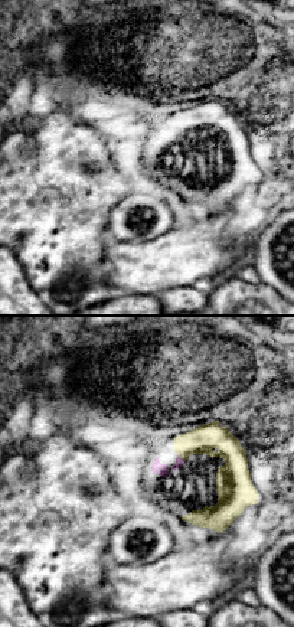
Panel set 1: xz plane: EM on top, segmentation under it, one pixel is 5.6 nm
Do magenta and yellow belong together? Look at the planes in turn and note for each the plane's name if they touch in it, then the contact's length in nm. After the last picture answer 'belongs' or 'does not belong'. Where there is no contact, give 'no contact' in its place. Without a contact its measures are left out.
meets magenta in xz; contact 60 nm long

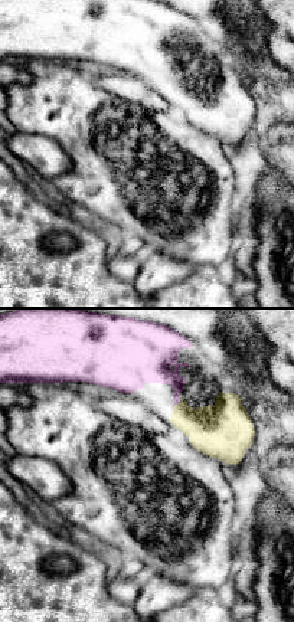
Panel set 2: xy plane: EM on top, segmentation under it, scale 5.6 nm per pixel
meets magenta in xy; contact 30 nm long

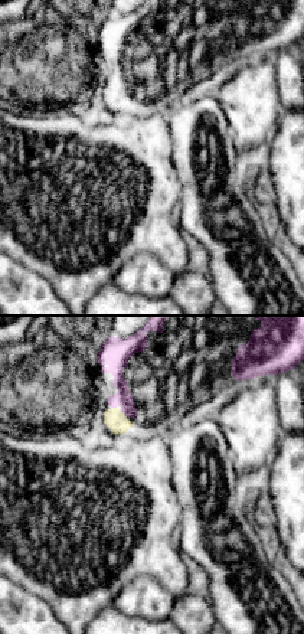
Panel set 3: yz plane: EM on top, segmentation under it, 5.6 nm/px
meets magenta in yz; contact 40 nm long

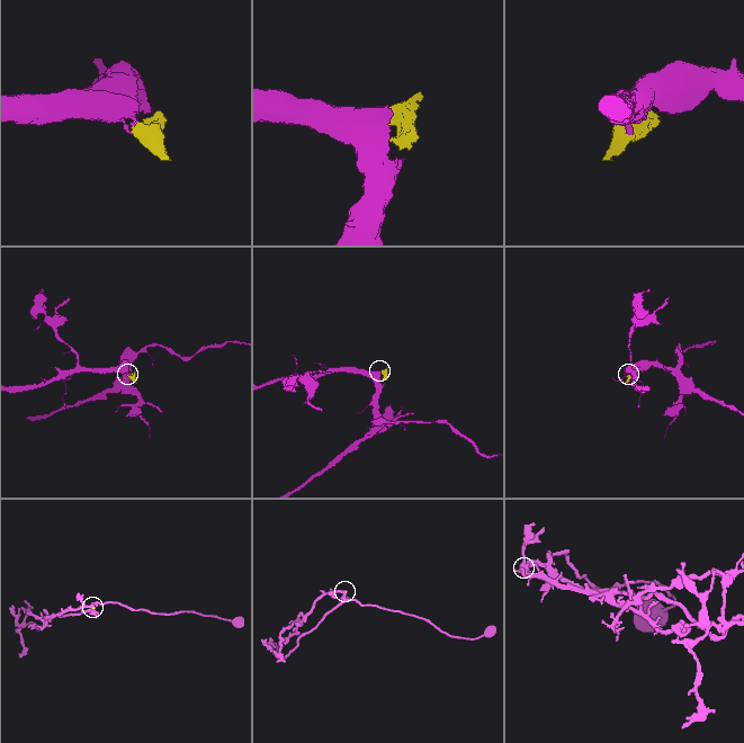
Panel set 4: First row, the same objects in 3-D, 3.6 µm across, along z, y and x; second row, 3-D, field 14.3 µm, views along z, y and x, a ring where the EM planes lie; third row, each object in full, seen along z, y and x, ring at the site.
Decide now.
belongs

